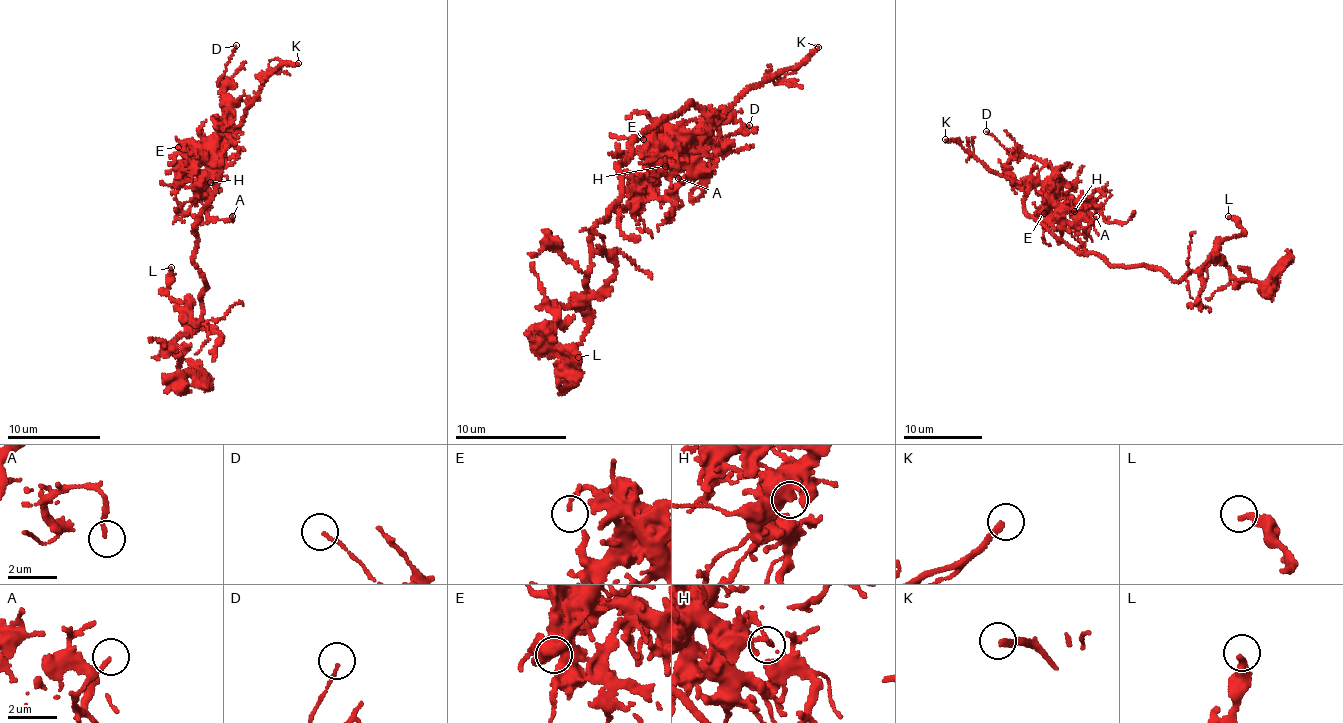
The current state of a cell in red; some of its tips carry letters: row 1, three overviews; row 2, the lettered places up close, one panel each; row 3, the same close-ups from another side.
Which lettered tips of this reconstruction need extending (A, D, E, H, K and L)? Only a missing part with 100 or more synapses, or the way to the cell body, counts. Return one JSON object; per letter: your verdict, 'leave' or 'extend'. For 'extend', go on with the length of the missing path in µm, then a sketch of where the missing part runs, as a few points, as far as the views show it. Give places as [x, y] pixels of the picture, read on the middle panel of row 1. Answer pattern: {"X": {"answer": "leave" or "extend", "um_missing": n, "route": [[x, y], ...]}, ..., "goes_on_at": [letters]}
{"A": {"answer": "leave"}, "D": {"answer": "leave"}, "E": {"answer": "leave"}, "H": {"answer": "leave"}, "K": {"answer": "extend", "um_missing": 50, "route": [[818, 47], [857, 31], [863, 20], [847, 41], [839, 69], [832, 147], [799, 218], [800, 180], [824, 171]]}, "L": {"answer": "leave"}, "goes_on_at": ["K"]}

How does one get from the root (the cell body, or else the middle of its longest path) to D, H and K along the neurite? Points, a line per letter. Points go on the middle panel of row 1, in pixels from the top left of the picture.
D: (629, 157), (630, 137), (693, 104), (706, 116), (715, 113), (718, 143), (715, 139), (749, 125)
H: (629, 157), (630, 137), (693, 104), (709, 126), (695, 145), (678, 150), (673, 166), (665, 166)
K: (629, 157), (630, 137), (655, 121), (693, 104), (706, 116), (723, 114), (749, 88), (807, 62), (818, 47)

